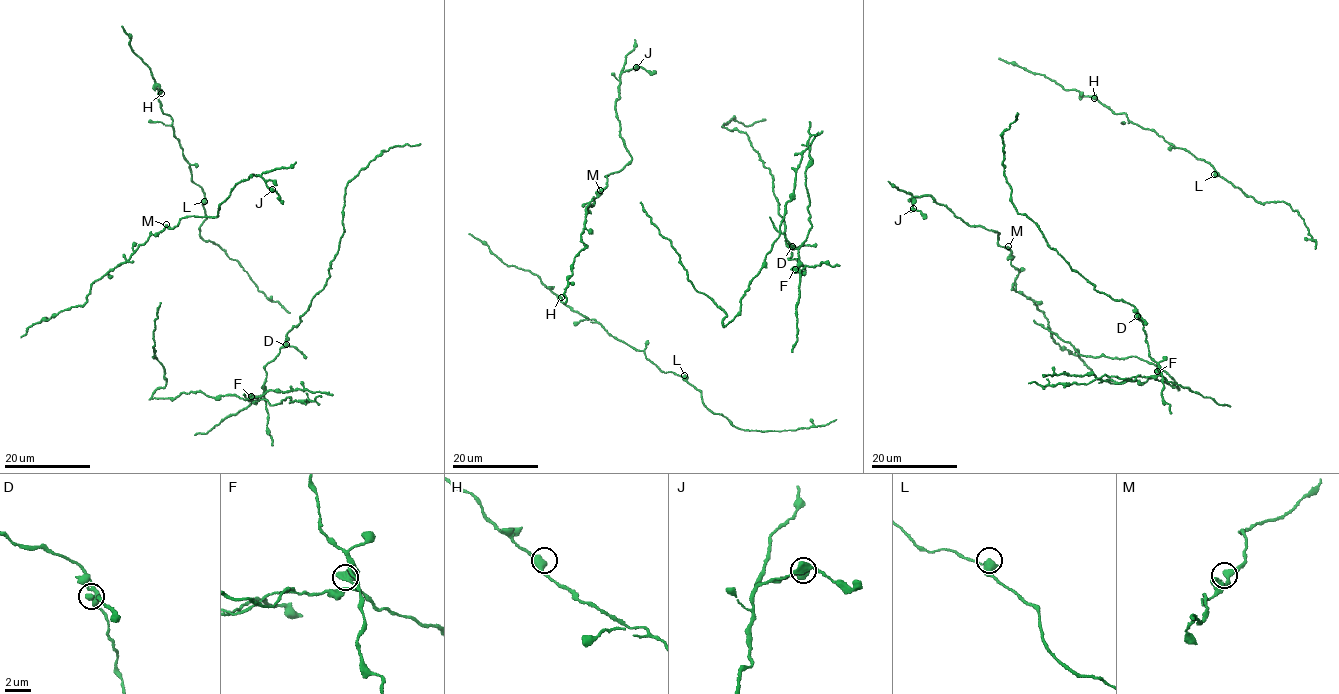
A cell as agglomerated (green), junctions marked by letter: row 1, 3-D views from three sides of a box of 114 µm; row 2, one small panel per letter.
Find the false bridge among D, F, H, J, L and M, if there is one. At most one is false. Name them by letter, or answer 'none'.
F

